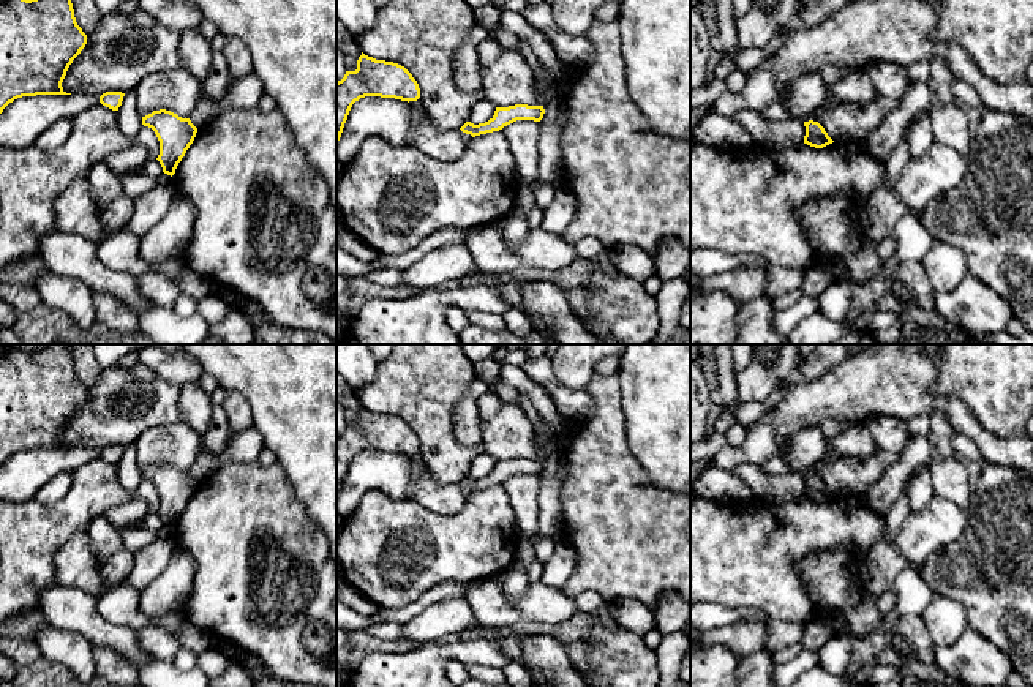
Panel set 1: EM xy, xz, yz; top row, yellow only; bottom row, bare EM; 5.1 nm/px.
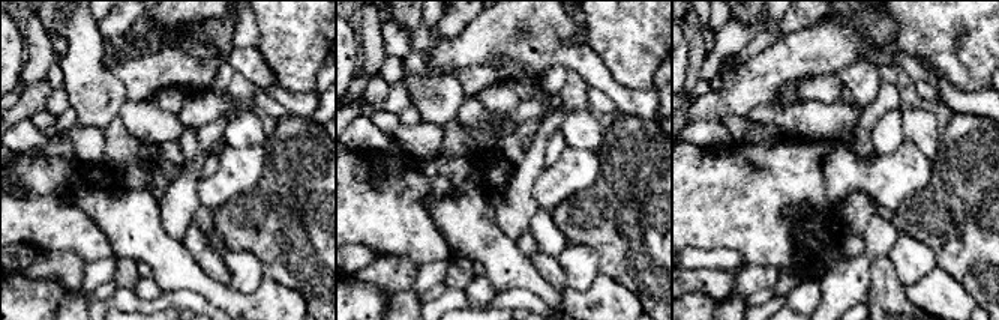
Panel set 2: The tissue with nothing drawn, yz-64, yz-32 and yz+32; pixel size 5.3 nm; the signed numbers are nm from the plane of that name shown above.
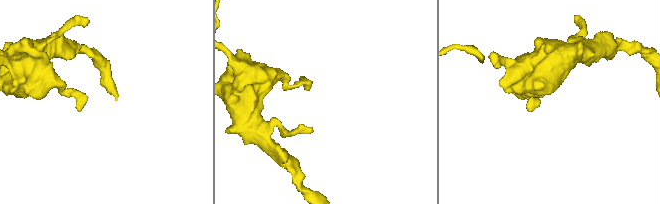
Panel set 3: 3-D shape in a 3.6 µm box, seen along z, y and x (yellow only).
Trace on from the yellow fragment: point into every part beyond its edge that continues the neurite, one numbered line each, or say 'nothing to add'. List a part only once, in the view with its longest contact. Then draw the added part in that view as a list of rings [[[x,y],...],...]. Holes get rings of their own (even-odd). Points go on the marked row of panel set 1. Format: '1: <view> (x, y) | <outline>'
nothing to add

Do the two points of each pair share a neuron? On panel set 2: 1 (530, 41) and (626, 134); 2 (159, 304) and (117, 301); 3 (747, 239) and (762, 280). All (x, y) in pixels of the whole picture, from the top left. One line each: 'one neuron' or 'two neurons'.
1: two neurons
2: one neuron
3: two neurons

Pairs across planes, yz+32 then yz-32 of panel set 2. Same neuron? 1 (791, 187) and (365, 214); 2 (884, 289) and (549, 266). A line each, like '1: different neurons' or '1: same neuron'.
1: same neuron
2: same neuron

